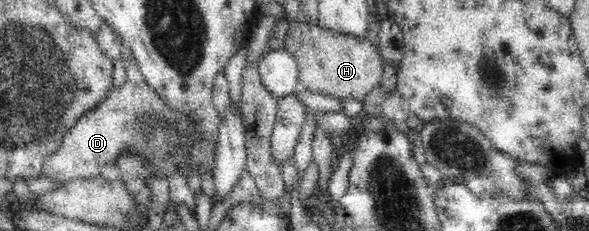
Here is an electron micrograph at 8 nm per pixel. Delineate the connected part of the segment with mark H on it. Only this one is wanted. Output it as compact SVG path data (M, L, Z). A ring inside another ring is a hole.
M298 20L291 24L284 45L282 49L298 60L299 85L308 92L363 102L371 91L382 87L386 61L381 56L381 49L376 49L366 37L337 34L319 25Z

